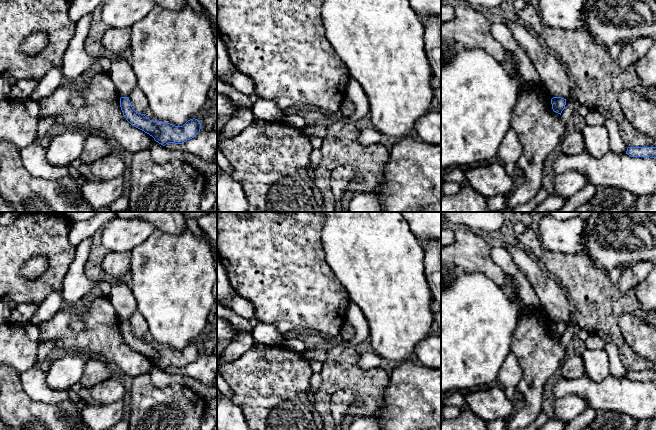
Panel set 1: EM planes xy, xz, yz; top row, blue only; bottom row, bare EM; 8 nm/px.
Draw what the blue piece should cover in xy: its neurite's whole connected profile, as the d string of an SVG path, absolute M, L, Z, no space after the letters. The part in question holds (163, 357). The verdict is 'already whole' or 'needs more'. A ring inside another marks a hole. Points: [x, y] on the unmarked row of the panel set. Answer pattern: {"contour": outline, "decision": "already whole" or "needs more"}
{"contour": "M128 321L120 322L120 331L124 341L131 349L149 358L163 370L168 367L182 368L194 362L201 353L200 345L195 342L188 344L183 350L150 344L145 338L133 333Z", "decision": "already whole"}

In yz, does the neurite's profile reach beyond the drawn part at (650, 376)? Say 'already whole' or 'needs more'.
already whole

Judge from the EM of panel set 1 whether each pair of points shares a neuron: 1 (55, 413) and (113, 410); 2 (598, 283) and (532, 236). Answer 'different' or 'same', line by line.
1: different
2: same

